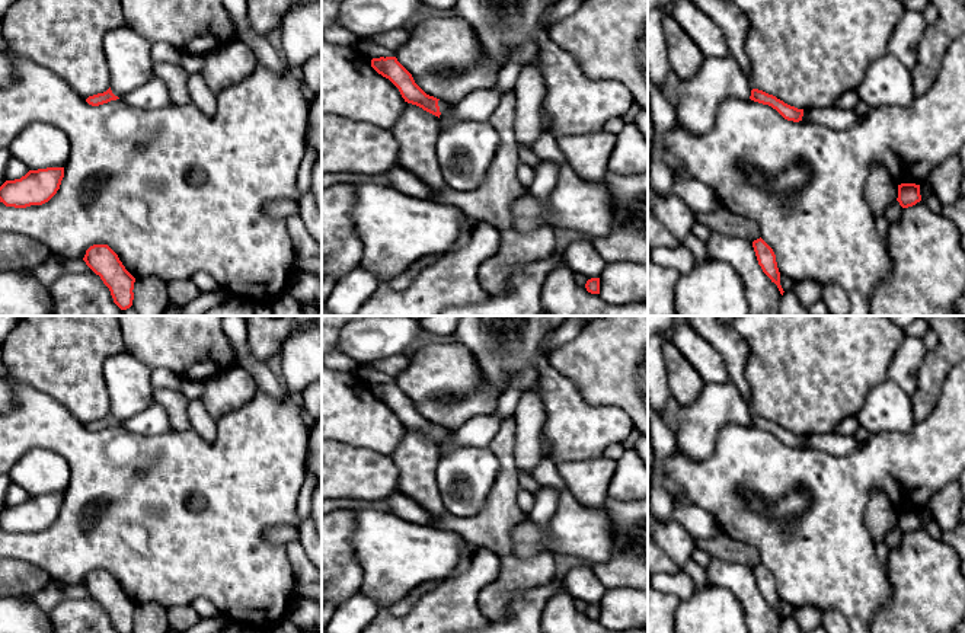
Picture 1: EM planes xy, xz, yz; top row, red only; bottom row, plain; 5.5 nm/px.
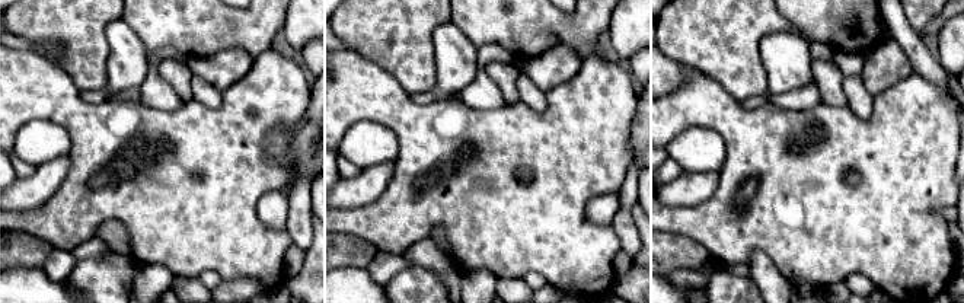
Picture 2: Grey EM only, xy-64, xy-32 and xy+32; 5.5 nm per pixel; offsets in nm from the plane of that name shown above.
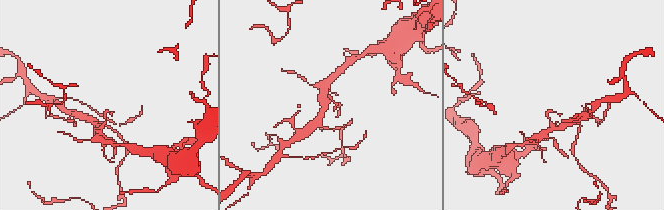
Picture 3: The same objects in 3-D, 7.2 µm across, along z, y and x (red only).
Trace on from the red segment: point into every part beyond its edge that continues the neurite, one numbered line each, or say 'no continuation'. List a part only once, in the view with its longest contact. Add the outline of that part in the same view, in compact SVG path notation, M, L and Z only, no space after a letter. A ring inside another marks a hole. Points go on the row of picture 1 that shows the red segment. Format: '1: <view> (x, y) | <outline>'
no continuation

